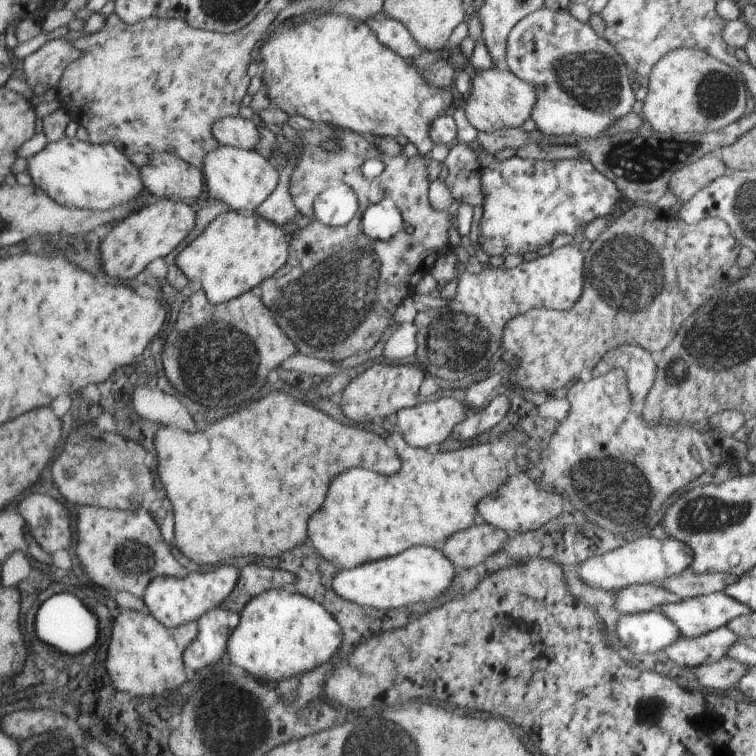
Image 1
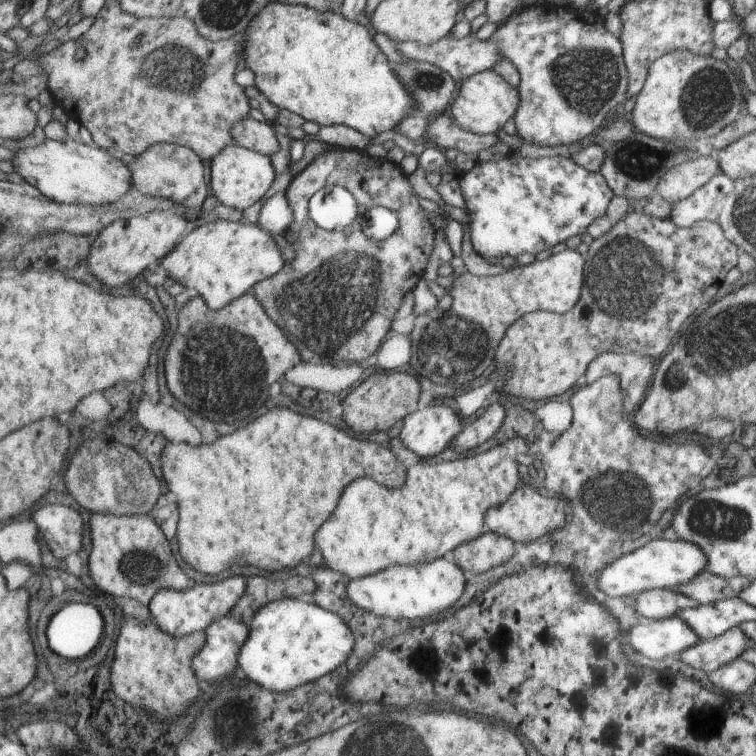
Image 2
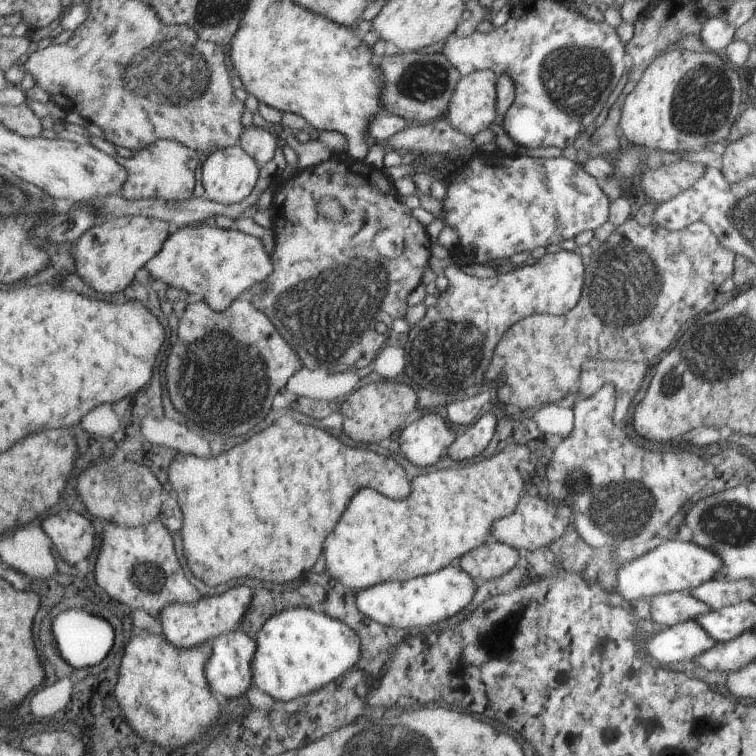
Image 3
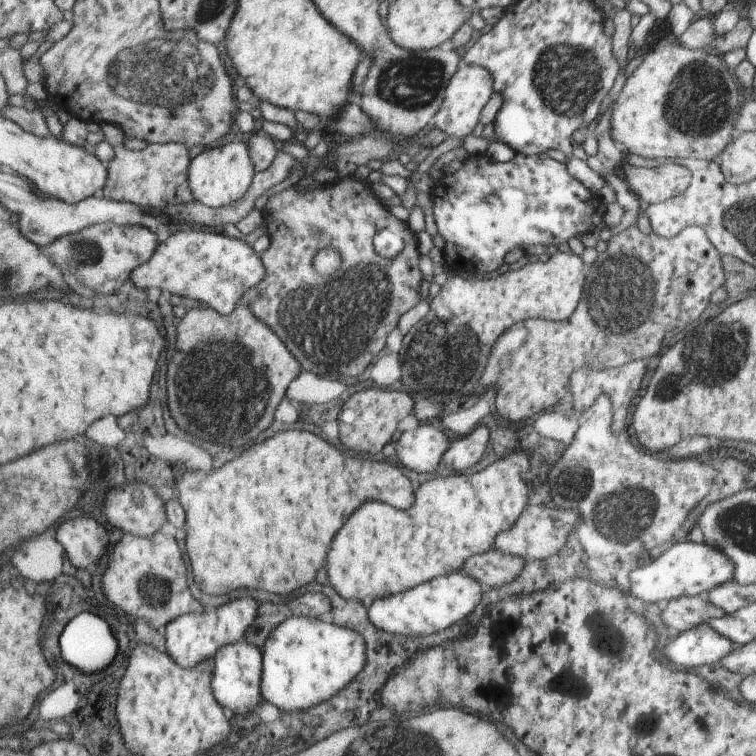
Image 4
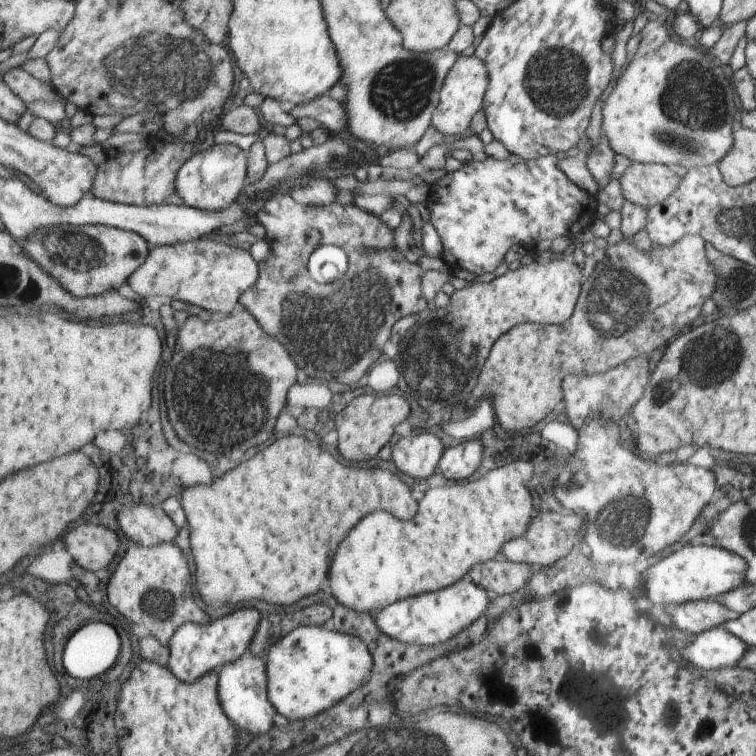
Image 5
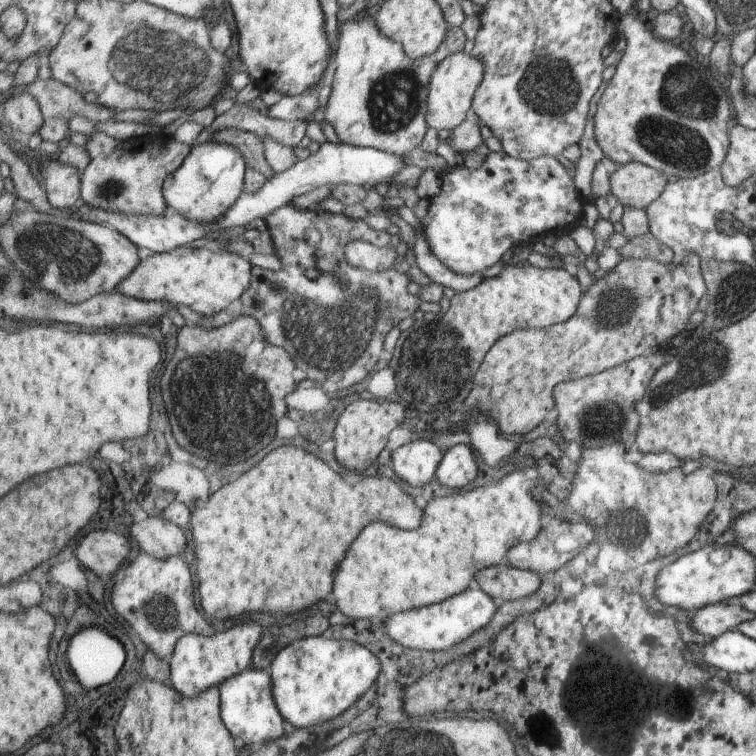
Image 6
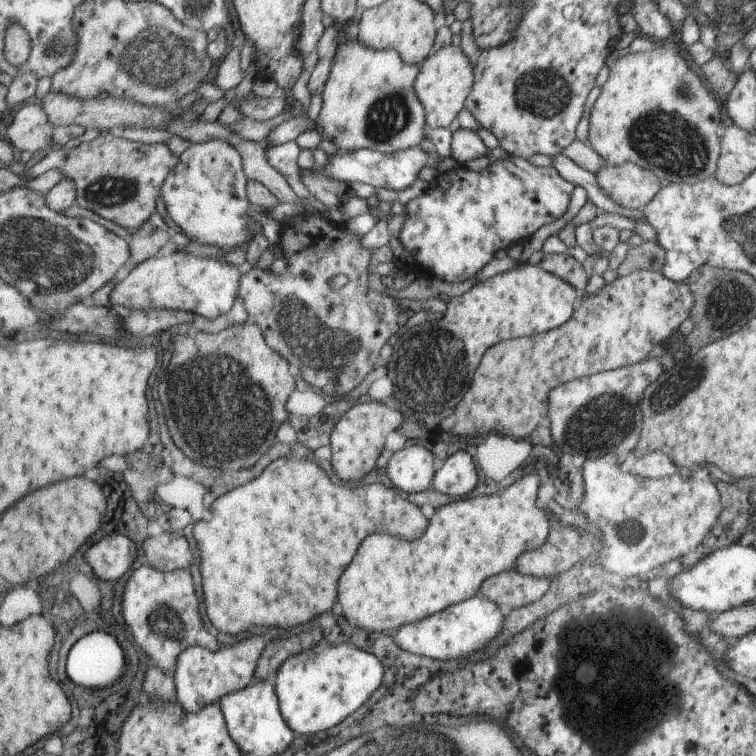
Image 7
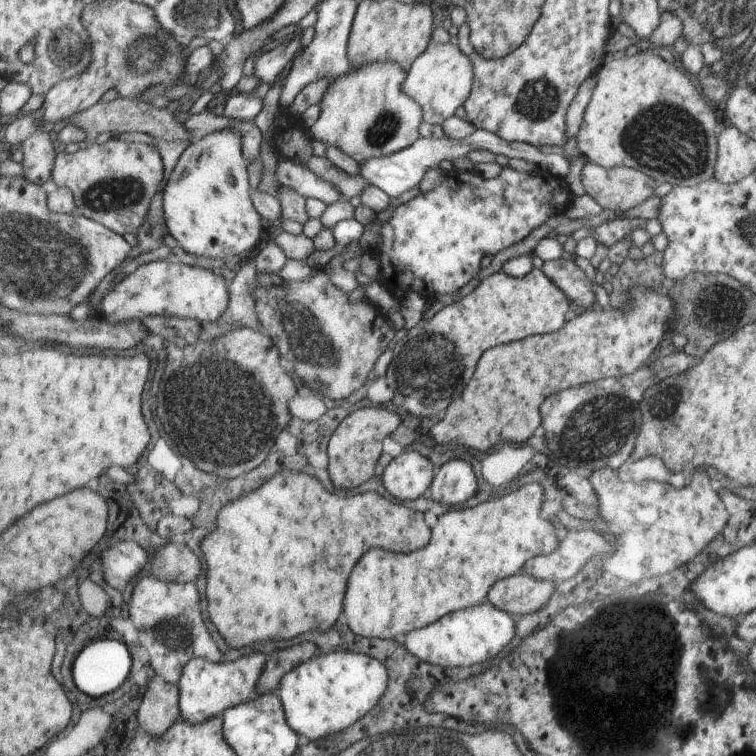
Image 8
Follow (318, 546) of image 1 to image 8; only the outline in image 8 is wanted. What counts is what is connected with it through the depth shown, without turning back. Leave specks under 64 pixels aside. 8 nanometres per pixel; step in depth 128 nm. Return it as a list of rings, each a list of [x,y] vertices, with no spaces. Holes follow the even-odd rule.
[[[525,483],[502,498],[439,516],[433,528],[433,540],[429,542],[430,546],[426,546],[426,550],[416,550],[414,554],[394,554],[382,548],[370,550],[370,554],[358,562],[354,578],[350,578],[350,594],[346,594],[344,614],[349,629],[358,636],[394,639],[398,634],[408,635],[413,630],[425,629],[449,614],[484,604],[498,581],[512,577],[512,574],[523,573],[524,566],[530,560],[556,550],[556,530],[538,514],[542,500],[544,494],[540,484]]]

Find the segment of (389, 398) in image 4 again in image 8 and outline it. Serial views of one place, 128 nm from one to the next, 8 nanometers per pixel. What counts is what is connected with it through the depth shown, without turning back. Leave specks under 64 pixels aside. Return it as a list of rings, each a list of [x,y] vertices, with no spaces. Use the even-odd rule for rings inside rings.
[[[374,406],[353,411],[344,417],[334,431],[328,444],[327,454],[329,465],[327,467],[334,486],[338,488],[356,488],[366,486],[374,474],[378,474],[378,466],[382,466],[384,440],[402,424],[402,418],[396,410],[386,410],[384,406]]]

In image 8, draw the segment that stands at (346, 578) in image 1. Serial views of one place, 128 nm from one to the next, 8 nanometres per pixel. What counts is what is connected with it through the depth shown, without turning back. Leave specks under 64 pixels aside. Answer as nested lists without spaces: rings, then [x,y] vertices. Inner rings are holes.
[[[488,600],[473,609],[461,610],[442,617],[440,621],[426,626],[425,629],[413,630],[406,637],[405,646],[422,662],[442,668],[454,666],[472,666],[480,664],[492,656],[496,656],[506,644],[515,640],[514,622],[512,618],[499,607]]]

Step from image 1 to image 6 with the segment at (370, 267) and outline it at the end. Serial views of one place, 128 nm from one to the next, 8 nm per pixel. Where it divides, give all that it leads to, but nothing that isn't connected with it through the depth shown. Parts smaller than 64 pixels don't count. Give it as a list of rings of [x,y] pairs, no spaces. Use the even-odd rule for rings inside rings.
[[[289,204],[272,212],[265,223],[273,239],[275,254],[280,258],[282,265],[279,271],[263,269],[256,265],[252,268],[252,283],[253,287],[257,288],[257,296],[252,300],[252,297],[242,294],[241,316],[258,318],[258,322],[262,323],[262,330],[266,332],[268,342],[282,346],[285,351],[293,355],[302,376],[313,377],[316,387],[334,372],[342,372],[344,376],[348,374],[350,382],[362,380],[374,370],[374,366],[380,360],[386,334],[394,326],[398,326],[404,318],[412,317],[423,301],[413,290],[410,284],[412,278],[408,273],[398,272],[392,267],[384,272],[370,272],[350,266],[346,260],[345,246],[349,242],[360,241],[372,246],[385,247],[393,242],[391,234],[387,231],[374,230],[362,219],[354,220],[342,213],[333,214],[320,208],[296,210]],[[324,254],[332,254],[336,258],[335,274],[310,280],[304,275],[304,270],[309,269],[309,265]]]

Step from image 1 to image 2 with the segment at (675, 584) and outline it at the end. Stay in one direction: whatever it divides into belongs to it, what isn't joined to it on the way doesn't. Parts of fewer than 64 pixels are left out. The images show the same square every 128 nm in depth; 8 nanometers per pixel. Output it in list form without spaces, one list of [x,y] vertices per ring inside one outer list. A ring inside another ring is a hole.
[[[706,570],[688,585],[677,586],[676,590],[698,601],[700,605],[705,605],[729,598],[738,598],[742,590],[746,590],[752,581],[746,577],[727,579],[710,574],[710,571]]]

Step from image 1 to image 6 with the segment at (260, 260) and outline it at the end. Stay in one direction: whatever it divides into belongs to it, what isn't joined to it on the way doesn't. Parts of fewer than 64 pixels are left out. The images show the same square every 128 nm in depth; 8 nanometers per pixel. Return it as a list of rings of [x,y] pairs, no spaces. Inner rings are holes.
[[[186,245],[167,253],[146,257],[130,278],[126,278],[117,291],[130,298],[145,301],[166,301],[175,305],[185,304],[204,316],[214,316],[238,300],[250,286],[252,266],[244,257],[223,251],[216,254],[206,248]]]

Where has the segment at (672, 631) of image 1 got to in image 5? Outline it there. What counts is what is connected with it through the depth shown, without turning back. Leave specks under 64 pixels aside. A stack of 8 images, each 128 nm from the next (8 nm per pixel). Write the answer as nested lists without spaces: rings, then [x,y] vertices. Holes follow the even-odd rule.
[[[723,626],[697,634],[694,642],[686,643],[680,650],[682,658],[703,672],[720,667],[736,667],[748,653],[749,644]]]

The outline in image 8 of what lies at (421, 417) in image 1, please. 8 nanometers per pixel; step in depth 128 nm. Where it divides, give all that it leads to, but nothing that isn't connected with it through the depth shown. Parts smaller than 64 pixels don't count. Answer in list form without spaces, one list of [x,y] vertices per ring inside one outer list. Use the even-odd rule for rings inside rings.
[[[410,450],[393,457],[383,470],[382,484],[390,496],[396,499],[416,500],[428,495],[432,476],[432,461]]]

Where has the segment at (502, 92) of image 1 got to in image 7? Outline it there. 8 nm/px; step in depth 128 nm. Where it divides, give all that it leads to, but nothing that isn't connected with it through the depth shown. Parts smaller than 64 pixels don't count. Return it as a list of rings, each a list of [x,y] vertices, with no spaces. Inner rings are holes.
[[[450,45],[437,50],[434,55],[420,63],[419,67],[416,91],[418,98],[425,103],[429,128],[440,128],[440,126],[450,128],[454,118],[464,108],[464,102],[468,102],[469,94],[476,84],[476,75],[471,60],[468,60],[461,47]]]

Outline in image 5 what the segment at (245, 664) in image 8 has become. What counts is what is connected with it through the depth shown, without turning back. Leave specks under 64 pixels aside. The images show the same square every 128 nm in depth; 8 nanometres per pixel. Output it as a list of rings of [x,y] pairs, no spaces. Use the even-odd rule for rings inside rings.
[[[240,608],[228,616],[222,616],[210,623],[190,623],[178,629],[171,642],[170,667],[182,682],[198,682],[202,677],[210,673],[218,672],[230,662],[236,662],[238,658],[249,650],[249,646],[256,636],[258,625],[262,615],[254,608]]]

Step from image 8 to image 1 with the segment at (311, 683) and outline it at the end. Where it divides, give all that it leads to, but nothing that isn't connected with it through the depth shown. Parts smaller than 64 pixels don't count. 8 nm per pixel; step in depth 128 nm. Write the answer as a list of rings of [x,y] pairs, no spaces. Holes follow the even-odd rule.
[[[270,589],[255,596],[244,606],[241,622],[229,640],[228,656],[232,664],[250,671],[254,678],[266,682],[289,681],[302,677],[322,665],[328,664],[337,656],[345,642],[345,632],[334,615],[319,602],[314,602],[301,593],[292,594],[284,589]]]

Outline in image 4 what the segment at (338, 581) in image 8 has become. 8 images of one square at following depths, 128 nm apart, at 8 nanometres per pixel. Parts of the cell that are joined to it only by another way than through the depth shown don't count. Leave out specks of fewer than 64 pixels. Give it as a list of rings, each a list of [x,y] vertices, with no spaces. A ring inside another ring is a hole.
[[[286,430],[286,432],[278,432],[272,438],[258,442],[254,446],[250,446],[250,450],[244,450],[238,458],[234,458],[232,462],[226,462],[226,466],[222,466],[222,470],[214,470],[210,474],[206,472],[186,472],[184,478],[176,482],[177,497],[182,501],[188,510],[188,532],[187,532],[187,552],[189,554],[191,564],[194,569],[195,582],[204,594],[213,596],[224,596],[233,590],[246,588],[256,588],[256,590],[266,590],[266,592],[276,592],[280,595],[288,595],[288,592],[300,588],[302,584],[308,584],[314,580],[314,572],[318,568],[324,566],[324,558],[326,552],[330,548],[330,540],[334,538],[334,534],[342,528],[342,524],[346,522],[346,518],[366,500],[382,500],[382,502],[390,502],[390,506],[406,510],[414,504],[414,492],[412,492],[412,484],[410,480],[396,468],[385,460],[368,460],[368,457],[362,458],[356,456],[348,456],[342,450],[334,448],[332,444],[328,444],[326,440],[318,438],[316,434],[308,432],[308,430]]]

